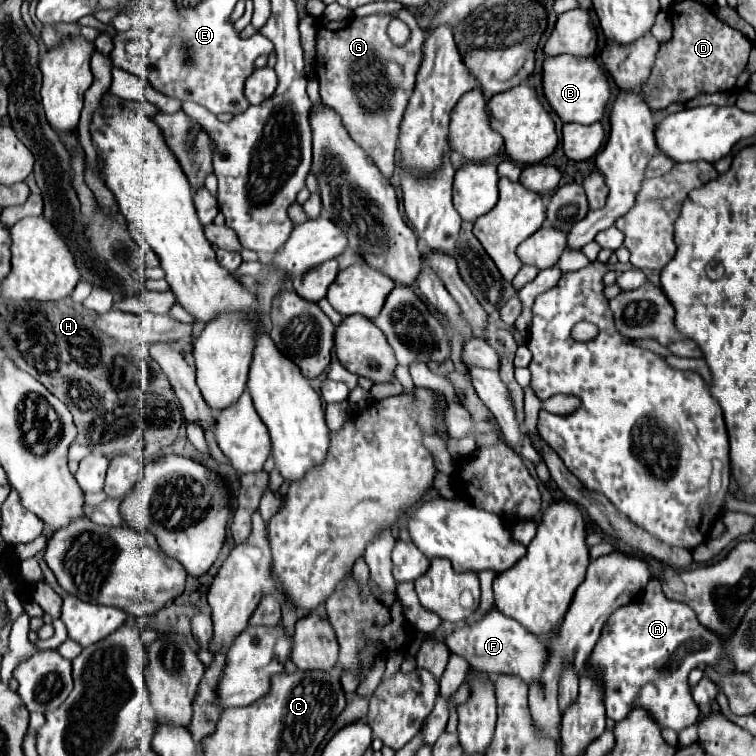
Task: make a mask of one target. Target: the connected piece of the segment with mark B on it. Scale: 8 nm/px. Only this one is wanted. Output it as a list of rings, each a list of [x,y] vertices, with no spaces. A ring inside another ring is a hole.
[[[553,56],[543,62],[543,94],[549,106],[557,112],[563,122],[577,124],[593,124],[599,122],[605,106],[609,102],[609,84],[593,58],[577,58],[577,56]]]

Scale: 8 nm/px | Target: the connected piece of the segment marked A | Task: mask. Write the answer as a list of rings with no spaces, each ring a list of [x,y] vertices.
[[[651,578],[639,600],[609,616],[589,658],[589,666],[603,668],[605,672],[605,708],[609,718],[619,722],[635,706],[643,706],[663,728],[681,732],[699,716],[687,688],[687,674],[701,664],[715,665],[723,650],[721,638],[713,636],[687,604],[667,598],[661,580]]]

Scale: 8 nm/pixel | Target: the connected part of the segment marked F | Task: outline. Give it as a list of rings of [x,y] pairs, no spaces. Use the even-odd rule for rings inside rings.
[[[497,608],[487,612],[483,620],[455,630],[451,636],[447,636],[445,644],[453,654],[467,658],[467,662],[473,668],[481,668],[483,672],[495,676],[513,674],[523,678],[527,684],[533,684],[533,680],[541,676],[541,668],[545,668],[545,660],[549,660],[549,656],[545,656],[545,652],[549,652],[549,646],[539,642],[539,638],[529,630],[525,630],[517,620],[503,616]]]

